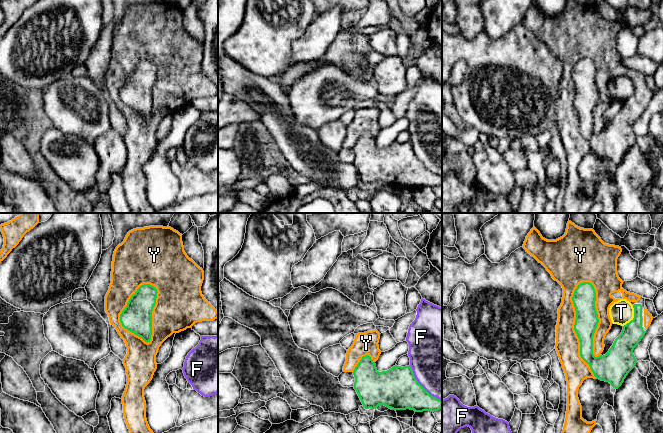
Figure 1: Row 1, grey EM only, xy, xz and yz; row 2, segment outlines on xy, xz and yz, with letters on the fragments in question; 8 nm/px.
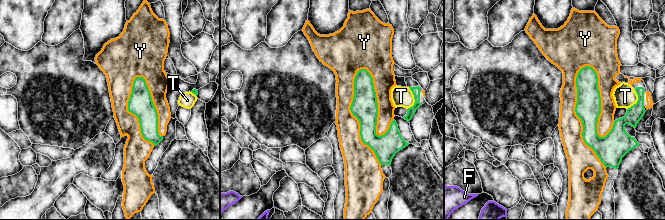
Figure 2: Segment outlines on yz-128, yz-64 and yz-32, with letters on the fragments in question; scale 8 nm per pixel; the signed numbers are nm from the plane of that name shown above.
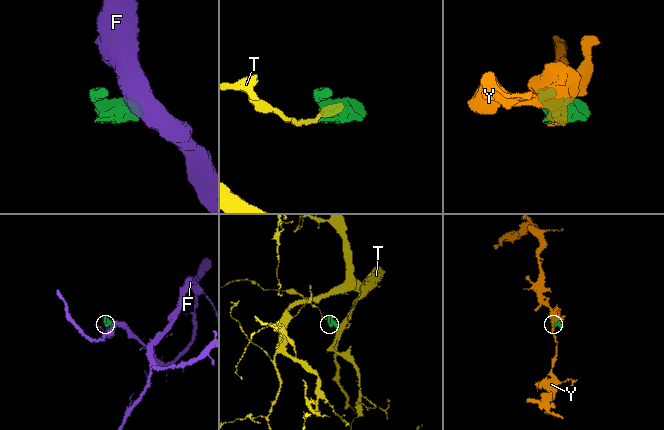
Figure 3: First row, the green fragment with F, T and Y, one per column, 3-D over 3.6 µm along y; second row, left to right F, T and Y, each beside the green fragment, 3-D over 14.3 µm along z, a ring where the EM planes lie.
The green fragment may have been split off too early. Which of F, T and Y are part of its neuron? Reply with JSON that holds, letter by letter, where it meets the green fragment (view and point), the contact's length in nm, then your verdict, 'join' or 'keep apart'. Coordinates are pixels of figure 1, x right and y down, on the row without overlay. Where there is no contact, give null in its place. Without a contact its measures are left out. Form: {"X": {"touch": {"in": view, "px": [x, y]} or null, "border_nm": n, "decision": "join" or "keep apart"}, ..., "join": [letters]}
{"F": {"touch": {"in": "xz", "px": [420, 161]}, "border_nm": 400, "decision": "keep apart"}, "T": {"touch": {"in": "yz", "px": [634, 92]}, "border_nm": 190, "decision": "keep apart"}, "Y": {"touch": {"in": "yz", "px": [574, 105]}, "border_nm": 800, "decision": "join"}, "join": ["Y"]}

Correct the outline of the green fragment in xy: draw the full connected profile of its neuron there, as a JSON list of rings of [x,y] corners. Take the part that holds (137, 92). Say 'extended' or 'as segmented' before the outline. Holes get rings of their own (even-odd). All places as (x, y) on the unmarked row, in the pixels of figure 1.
as segmented; [[[141,61],[120,90],[122,102],[147,119],[151,116],[152,87],[156,80],[157,69],[154,62]]]

